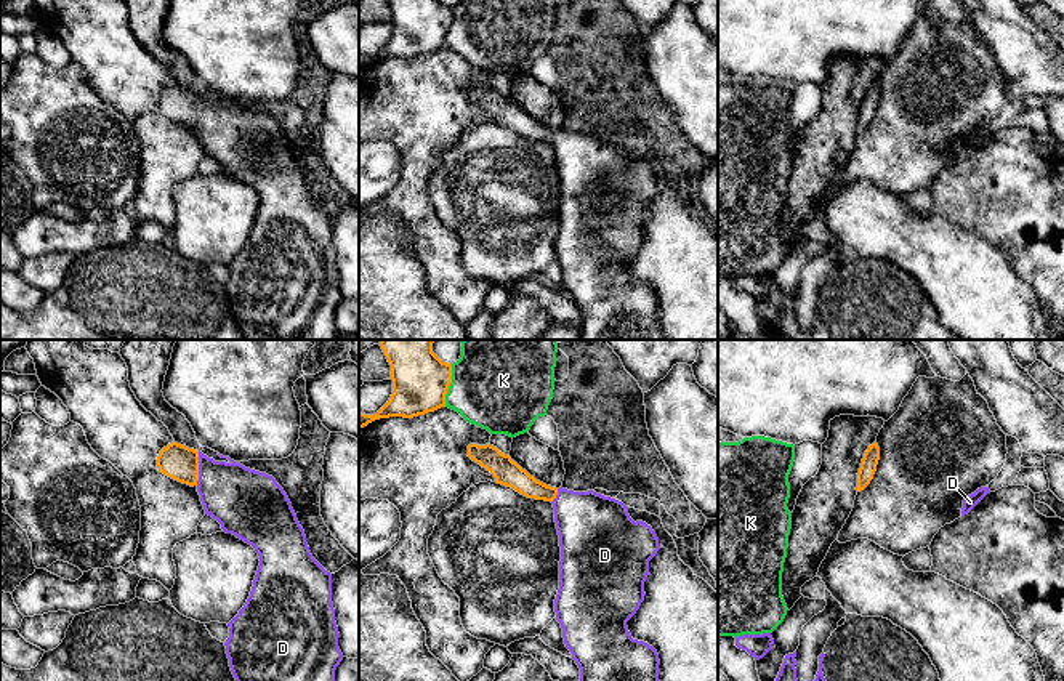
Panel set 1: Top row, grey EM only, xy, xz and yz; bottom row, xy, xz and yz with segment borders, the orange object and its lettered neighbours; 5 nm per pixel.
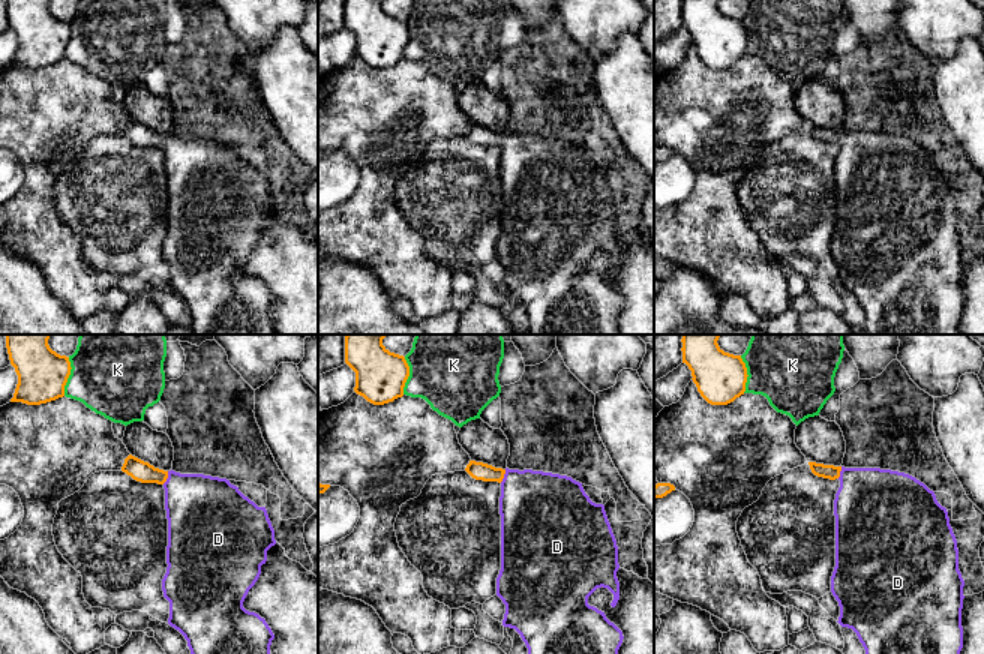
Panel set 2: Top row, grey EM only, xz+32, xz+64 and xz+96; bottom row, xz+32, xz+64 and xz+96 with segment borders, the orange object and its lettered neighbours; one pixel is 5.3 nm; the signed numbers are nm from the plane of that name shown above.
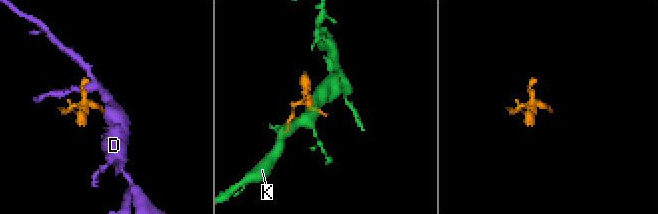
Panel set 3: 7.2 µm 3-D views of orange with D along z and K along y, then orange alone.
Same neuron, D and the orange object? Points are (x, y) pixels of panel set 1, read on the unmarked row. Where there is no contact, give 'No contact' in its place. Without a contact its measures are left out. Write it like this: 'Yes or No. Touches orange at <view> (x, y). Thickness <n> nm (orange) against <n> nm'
Yes. Touches orange at xy (197, 109). Thickness 180 nm (orange) against 320 nm

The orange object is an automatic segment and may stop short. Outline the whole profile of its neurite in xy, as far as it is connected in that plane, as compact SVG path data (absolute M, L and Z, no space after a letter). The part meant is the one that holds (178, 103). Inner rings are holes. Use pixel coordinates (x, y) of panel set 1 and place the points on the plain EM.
M178 83L157 98L159 112L197 128L205 155L252 186L260 207L245 247L228 264L226 295L231 312L245 340L340 340L335 311L343 301L332 244L332 215L311 195L306 176L292 144L276 120L236 104L229 98L215 103L200 91Z

